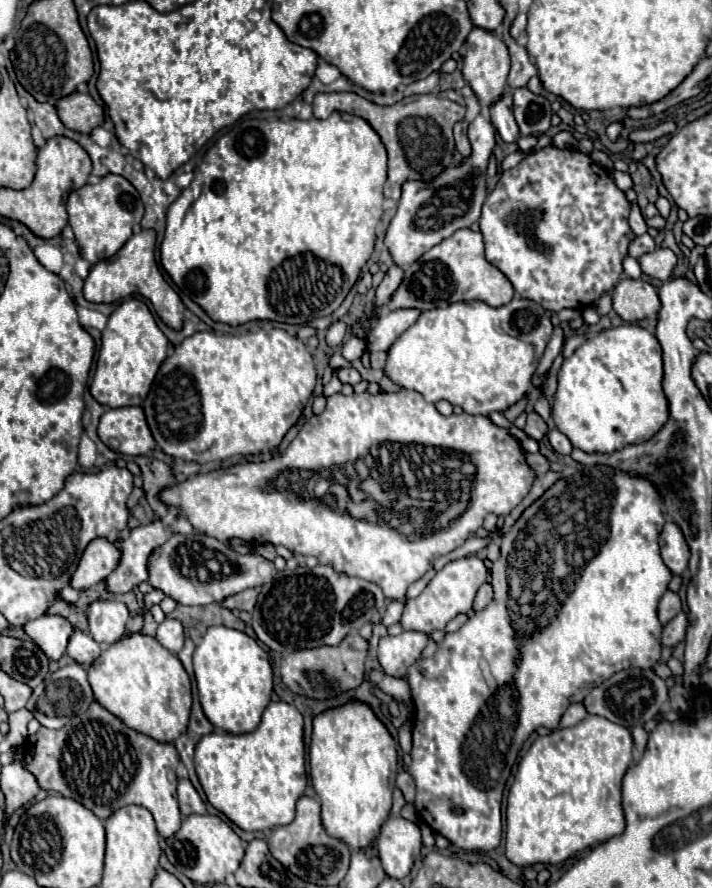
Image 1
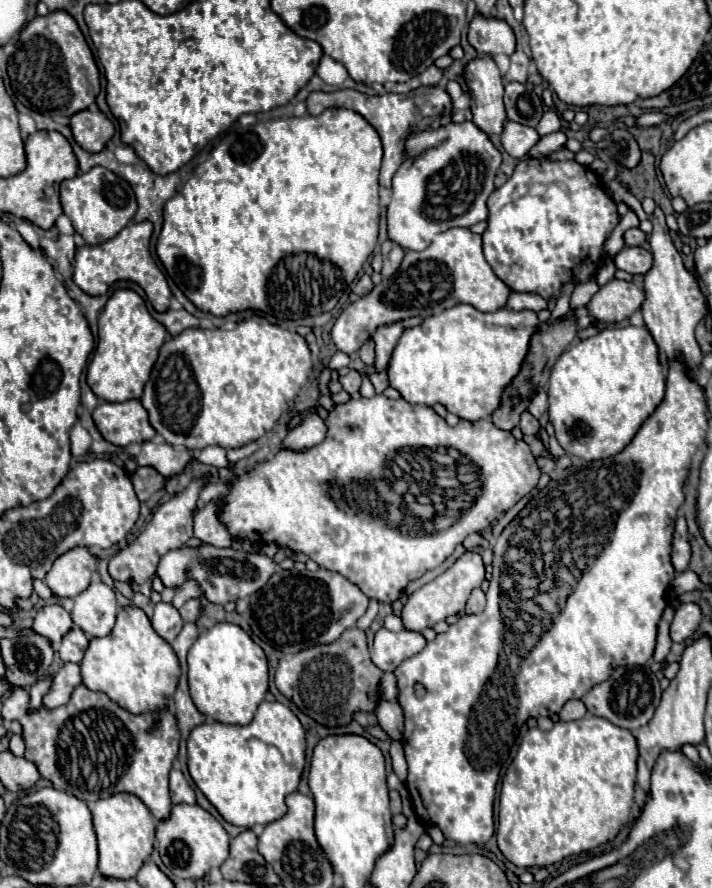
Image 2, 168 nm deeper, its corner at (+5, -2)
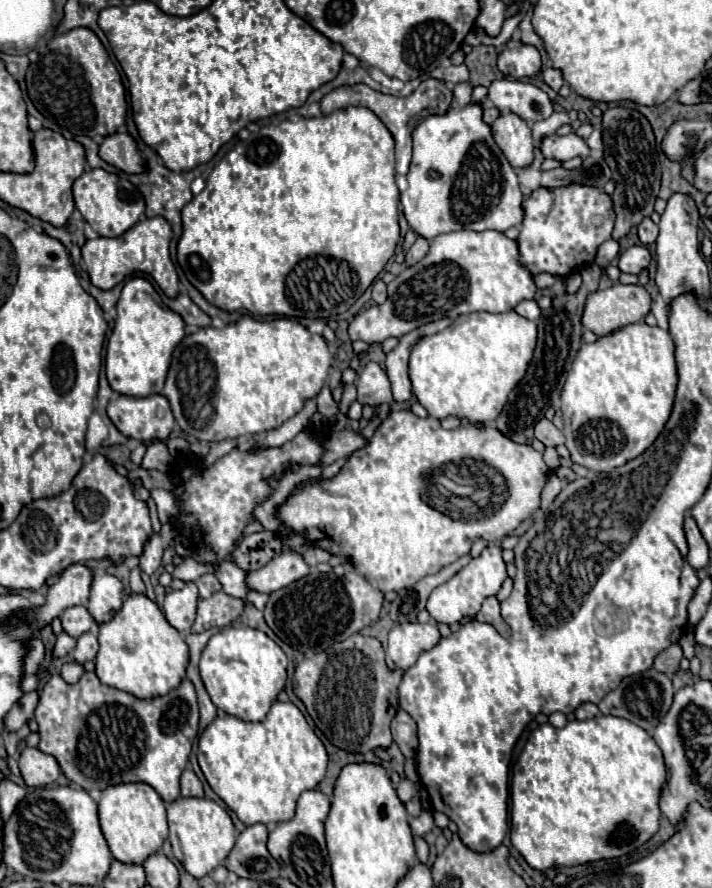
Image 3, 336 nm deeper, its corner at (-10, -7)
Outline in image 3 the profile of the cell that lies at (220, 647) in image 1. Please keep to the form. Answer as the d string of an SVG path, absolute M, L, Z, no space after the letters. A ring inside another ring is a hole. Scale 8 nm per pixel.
M235 626L217 632L201 654L201 678L213 704L247 722L261 722L287 682L285 652L261 630Z

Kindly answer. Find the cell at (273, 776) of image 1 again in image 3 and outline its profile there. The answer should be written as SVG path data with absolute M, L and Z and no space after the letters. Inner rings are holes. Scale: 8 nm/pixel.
M275 700L263 722L243 722L231 714L219 714L199 736L199 766L213 792L237 814L243 824L283 822L295 816L295 802L303 790L313 790L325 778L327 752L305 716L293 702Z

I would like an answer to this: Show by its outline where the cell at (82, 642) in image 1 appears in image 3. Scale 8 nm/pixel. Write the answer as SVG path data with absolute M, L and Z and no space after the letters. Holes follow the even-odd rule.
M93 626L89 632L85 632L85 634L81 634L77 638L77 646L73 650L73 658L79 664L85 664L89 660L95 660L97 650L99 650L99 646L97 646L97 626Z

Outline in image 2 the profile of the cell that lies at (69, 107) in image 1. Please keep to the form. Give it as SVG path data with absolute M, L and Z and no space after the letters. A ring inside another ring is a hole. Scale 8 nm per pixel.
M82 109L70 117L70 129L74 133L76 143L88 151L100 151L106 147L110 137L114 135L114 125L102 111Z

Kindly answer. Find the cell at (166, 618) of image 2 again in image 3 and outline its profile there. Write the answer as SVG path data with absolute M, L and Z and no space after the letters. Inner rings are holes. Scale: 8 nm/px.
M187 582L181 590L167 592L163 614L167 622L177 628L181 634L185 634L191 628L191 622L195 622L195 610L197 610L197 586L193 582Z

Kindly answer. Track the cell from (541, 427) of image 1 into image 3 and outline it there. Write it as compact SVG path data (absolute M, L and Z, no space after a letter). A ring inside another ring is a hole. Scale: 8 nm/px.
M541 418L537 424L535 424L535 438L541 440L545 446L559 446L559 444L565 444L565 436L561 430L557 430L553 426L553 422L549 422L547 418Z

